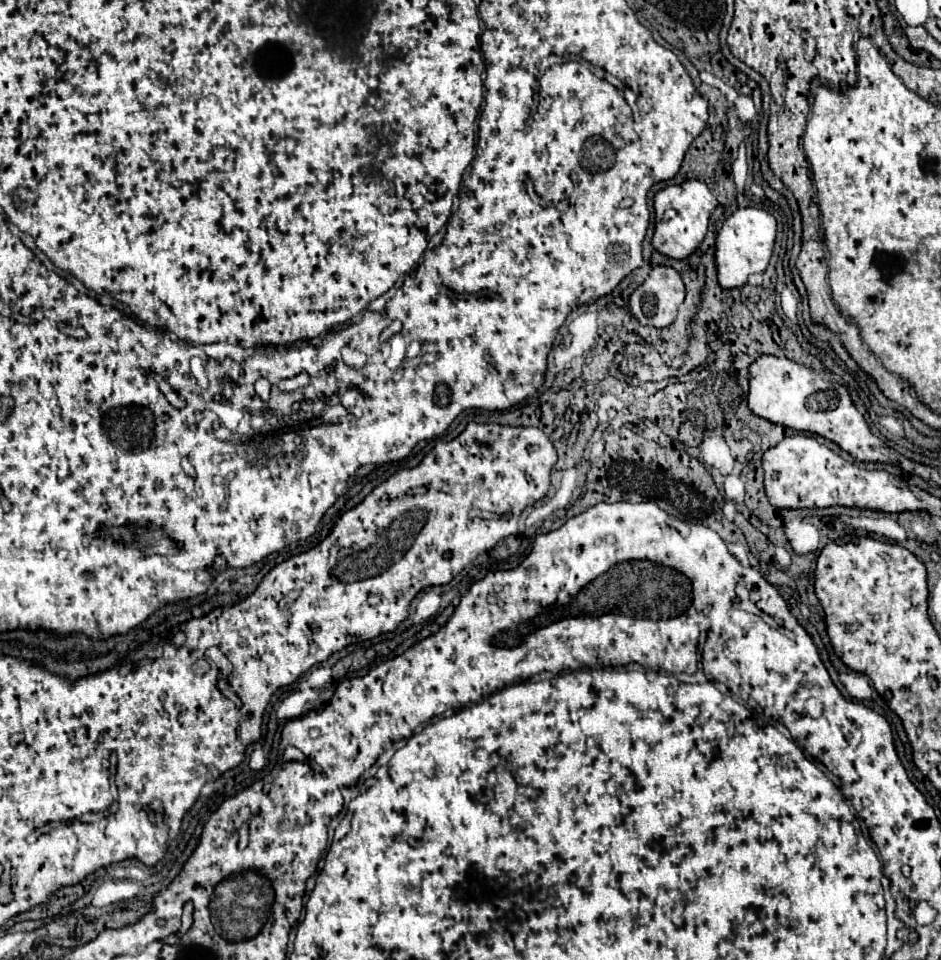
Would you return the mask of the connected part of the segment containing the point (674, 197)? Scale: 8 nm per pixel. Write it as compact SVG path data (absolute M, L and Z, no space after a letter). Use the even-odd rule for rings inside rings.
M690 179L684 181L682 185L672 185L658 191L654 195L654 211L656 211L656 231L652 239L654 249L672 259L688 257L702 243L708 231L710 215L716 209L716 205L718 201L712 195L712 191L706 187L706 183L698 179Z

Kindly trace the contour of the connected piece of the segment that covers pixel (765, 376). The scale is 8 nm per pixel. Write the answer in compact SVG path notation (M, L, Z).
M762 355L750 365L750 393L748 407L752 413L780 423L796 431L816 433L824 439L830 439L850 453L856 461L884 461L894 463L894 449L882 443L868 427L864 415L856 409L846 387L836 381L824 381L820 375L802 363L796 363L788 357Z

